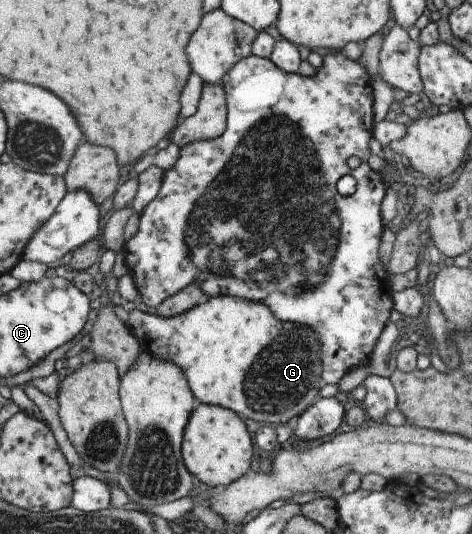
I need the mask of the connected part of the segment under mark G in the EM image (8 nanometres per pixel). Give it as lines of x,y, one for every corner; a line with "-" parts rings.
218,294
174,317
158,317
156,313
133,309
127,313
124,324
142,352
156,355
164,363
170,361
174,367
182,369
196,404
216,405
240,417
276,426
293,422
318,398
322,386
318,337
306,327
280,323
262,303

